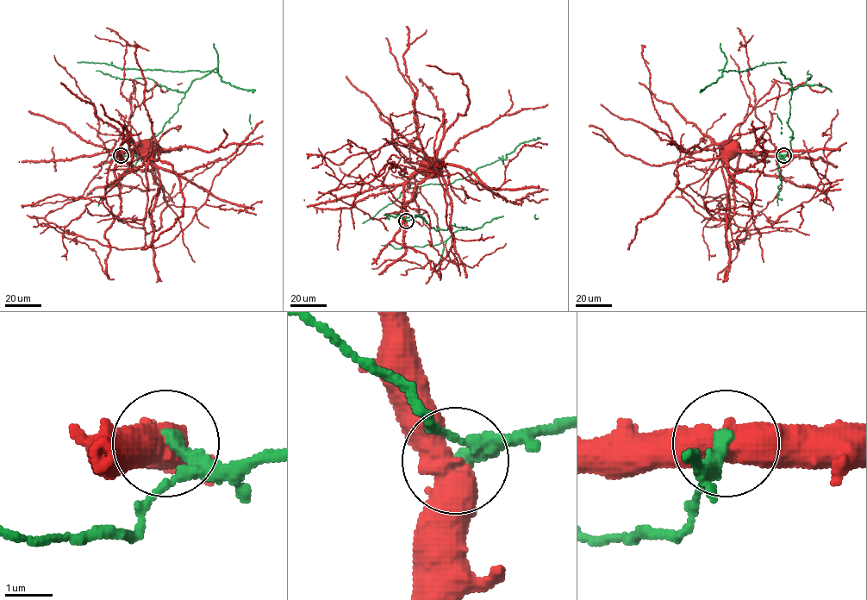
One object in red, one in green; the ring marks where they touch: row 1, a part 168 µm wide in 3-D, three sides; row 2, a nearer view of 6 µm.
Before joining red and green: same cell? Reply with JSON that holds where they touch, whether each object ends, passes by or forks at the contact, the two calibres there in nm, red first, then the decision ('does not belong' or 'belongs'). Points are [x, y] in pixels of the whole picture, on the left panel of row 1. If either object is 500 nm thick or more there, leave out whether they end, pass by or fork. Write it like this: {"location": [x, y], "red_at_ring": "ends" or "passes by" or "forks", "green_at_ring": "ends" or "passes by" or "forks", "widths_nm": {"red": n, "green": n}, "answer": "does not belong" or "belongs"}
{"location": [121, 155], "widths_nm": {"red": 600, "green": 240}, "answer": "does not belong"}

